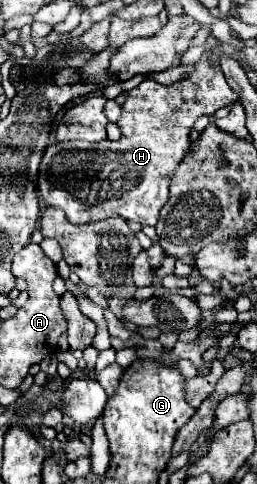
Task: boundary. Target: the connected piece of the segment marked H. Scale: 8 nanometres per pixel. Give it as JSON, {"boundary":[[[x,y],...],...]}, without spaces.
{"boundary":[[[213,34],[207,36],[205,40],[205,52],[203,56],[195,62],[195,68],[187,74],[187,78],[163,86],[153,80],[143,80],[135,90],[125,92],[125,104],[121,106],[121,118],[117,122],[121,130],[121,138],[117,142],[103,140],[97,144],[91,142],[57,142],[49,144],[41,168],[39,168],[39,194],[45,200],[47,206],[61,208],[71,224],[87,224],[87,222],[97,222],[109,216],[123,216],[131,222],[139,222],[143,226],[155,226],[159,218],[161,206],[169,200],[169,182],[185,154],[189,152],[191,140],[189,132],[195,124],[195,120],[203,114],[213,114],[219,108],[237,102],[237,92],[229,88],[225,76],[221,74],[219,64],[213,60],[213,50],[217,46],[217,40]]]}

